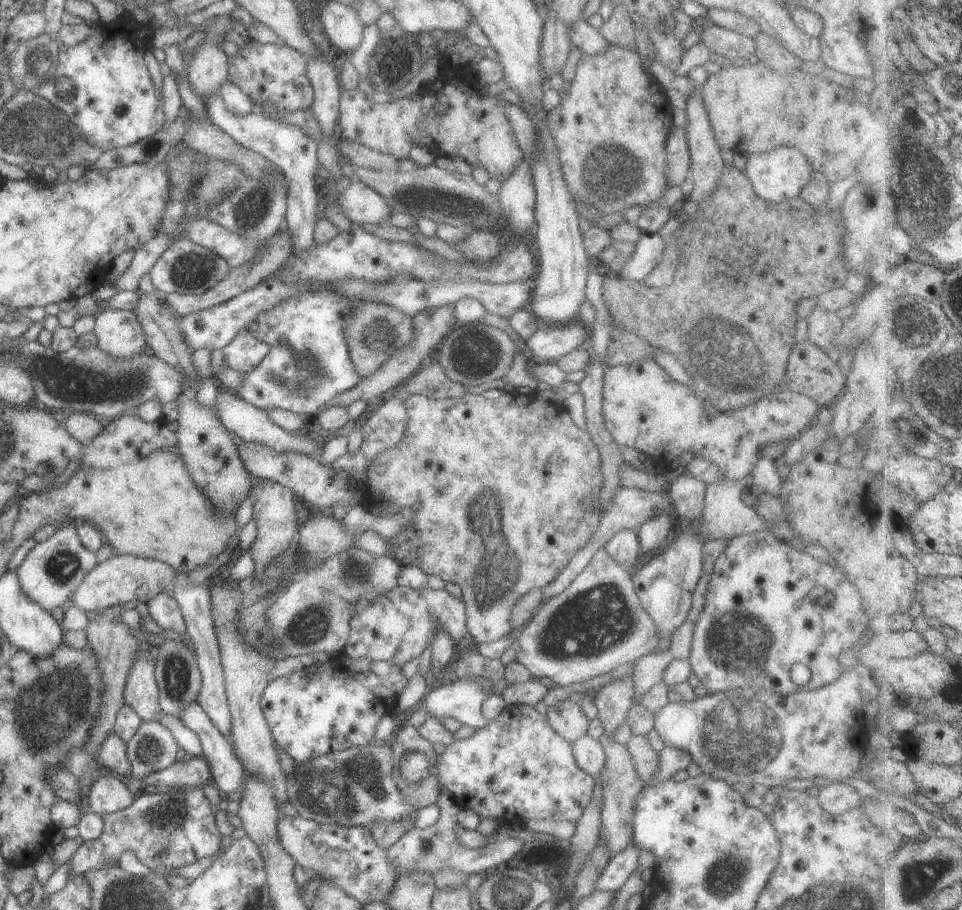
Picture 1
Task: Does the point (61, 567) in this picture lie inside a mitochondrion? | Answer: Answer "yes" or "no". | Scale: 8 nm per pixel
yes

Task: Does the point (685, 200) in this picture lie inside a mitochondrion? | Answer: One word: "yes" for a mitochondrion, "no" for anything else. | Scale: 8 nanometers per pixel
no

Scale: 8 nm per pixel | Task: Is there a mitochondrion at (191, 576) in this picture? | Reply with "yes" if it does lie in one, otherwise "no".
no

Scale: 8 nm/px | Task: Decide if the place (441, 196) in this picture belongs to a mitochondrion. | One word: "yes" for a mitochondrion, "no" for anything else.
yes

